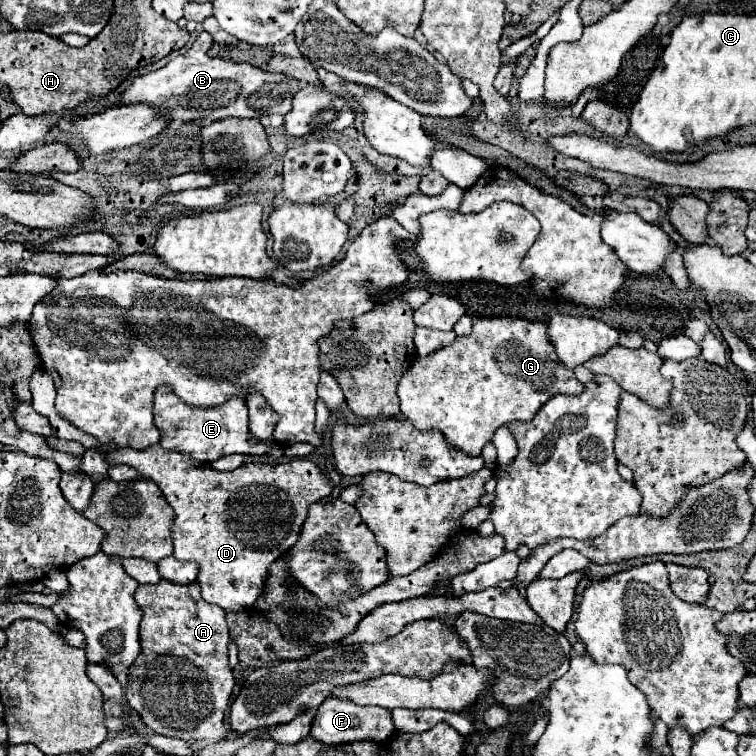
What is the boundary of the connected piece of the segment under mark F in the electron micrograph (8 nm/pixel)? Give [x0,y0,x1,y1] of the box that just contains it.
[311,697,395,745]

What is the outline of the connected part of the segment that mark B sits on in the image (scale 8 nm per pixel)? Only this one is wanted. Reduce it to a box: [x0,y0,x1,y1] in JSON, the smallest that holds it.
[121,31,299,121]

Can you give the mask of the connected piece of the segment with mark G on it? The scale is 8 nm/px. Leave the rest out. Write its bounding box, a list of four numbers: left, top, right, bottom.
[399,317,583,455]

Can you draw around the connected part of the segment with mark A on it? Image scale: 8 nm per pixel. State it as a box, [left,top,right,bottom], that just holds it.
[125,579,238,743]

